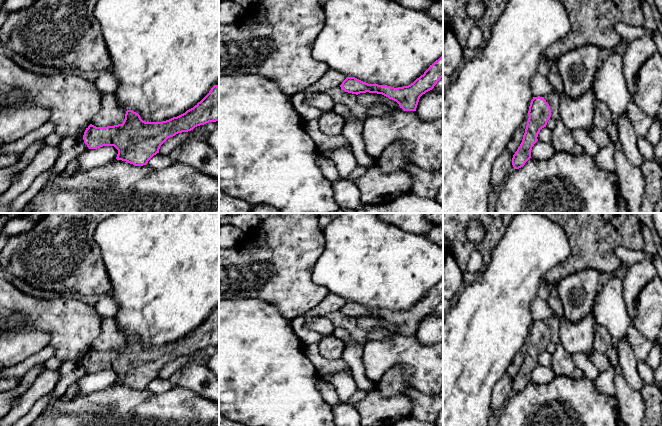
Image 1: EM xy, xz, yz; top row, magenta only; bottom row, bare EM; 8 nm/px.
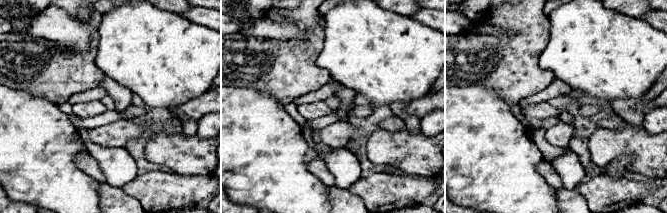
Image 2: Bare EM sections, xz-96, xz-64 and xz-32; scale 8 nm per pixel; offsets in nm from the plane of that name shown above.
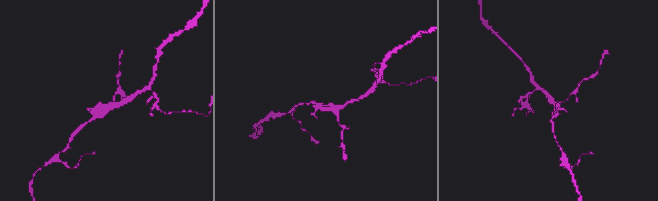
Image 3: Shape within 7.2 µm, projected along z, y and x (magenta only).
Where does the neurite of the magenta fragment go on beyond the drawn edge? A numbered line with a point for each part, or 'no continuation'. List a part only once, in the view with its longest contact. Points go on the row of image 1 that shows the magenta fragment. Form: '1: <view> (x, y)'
no continuation

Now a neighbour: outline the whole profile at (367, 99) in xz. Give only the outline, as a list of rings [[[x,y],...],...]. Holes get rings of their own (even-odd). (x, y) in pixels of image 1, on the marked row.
[[[360,93],[357,95],[357,101],[367,107],[376,104],[382,104],[394,109],[400,108],[399,104],[396,101],[377,93]]]

